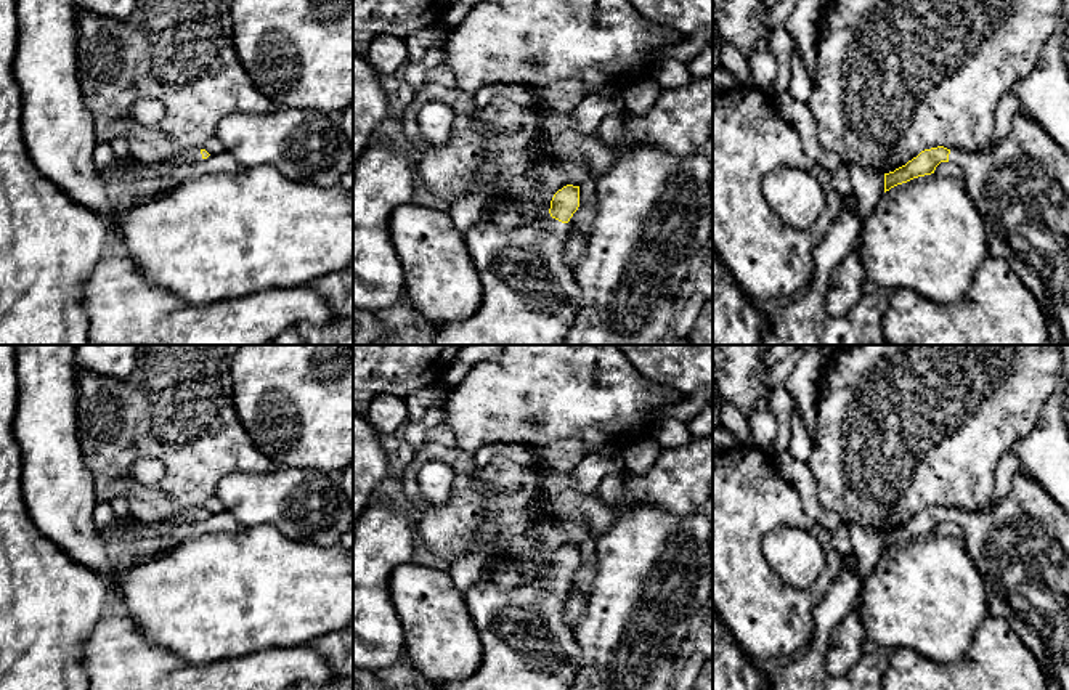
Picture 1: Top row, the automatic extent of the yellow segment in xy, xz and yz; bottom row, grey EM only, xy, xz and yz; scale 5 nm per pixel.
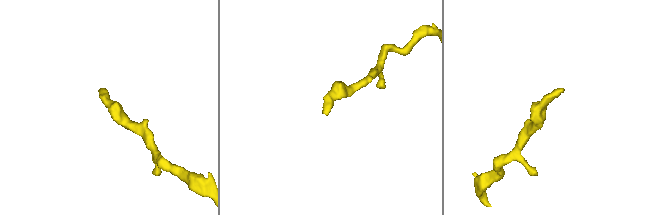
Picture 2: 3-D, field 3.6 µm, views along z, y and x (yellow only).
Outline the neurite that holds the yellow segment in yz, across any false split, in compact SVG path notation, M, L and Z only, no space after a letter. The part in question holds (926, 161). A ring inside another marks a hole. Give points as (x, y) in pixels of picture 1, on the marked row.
M1019 111L1008 135L995 146L987 151L944 146L925 149L905 165L884 173L884 193L913 178L934 173L941 162L955 162L963 170L963 186L984 220L989 254L1005 260L1037 298L1048 327L1048 345L1069 345L1069 154L1039 122Z

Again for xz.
M579 186L559 189L549 217L501 229L485 221L465 236L483 295L480 308L469 318L437 327L433 345L562 345L581 306L575 268L565 258L568 221L579 207Z

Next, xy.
M188 149L188 151L177 152L175 156L172 156L165 160L148 164L156 172L156 175L159 178L157 186L154 189L151 189L149 193L146 193L144 196L135 197L133 201L130 201L127 204L148 201L154 196L164 194L167 189L172 189L177 185L172 178L172 170L177 165L188 164L188 162L202 162L209 156L210 154L205 149Z

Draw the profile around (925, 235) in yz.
M936 173L913 178L883 193L864 220L857 250L872 281L884 292L910 289L939 305L961 298L979 268L990 257L984 220L963 180Z

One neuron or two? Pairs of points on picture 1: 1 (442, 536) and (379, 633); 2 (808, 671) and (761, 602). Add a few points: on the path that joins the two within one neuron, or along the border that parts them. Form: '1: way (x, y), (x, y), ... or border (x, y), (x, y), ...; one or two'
1: border (411, 517), (419, 539); two
2: border (816, 608), (814, 634), (808, 645); two

